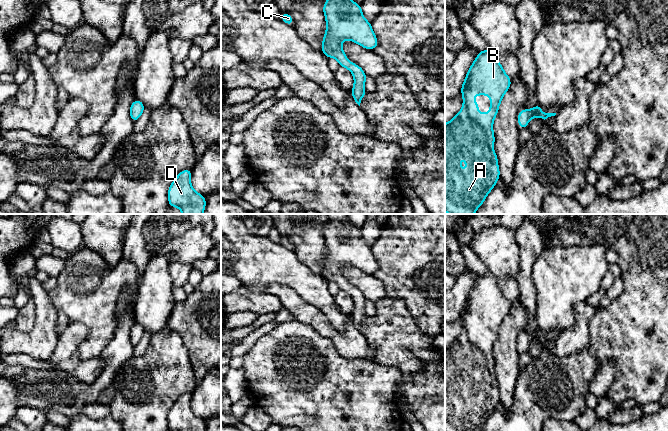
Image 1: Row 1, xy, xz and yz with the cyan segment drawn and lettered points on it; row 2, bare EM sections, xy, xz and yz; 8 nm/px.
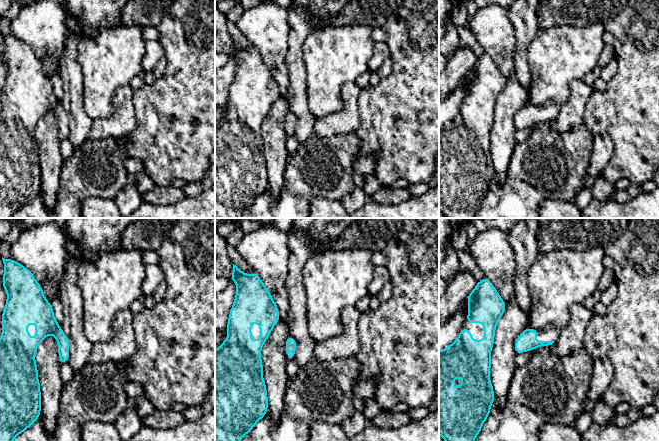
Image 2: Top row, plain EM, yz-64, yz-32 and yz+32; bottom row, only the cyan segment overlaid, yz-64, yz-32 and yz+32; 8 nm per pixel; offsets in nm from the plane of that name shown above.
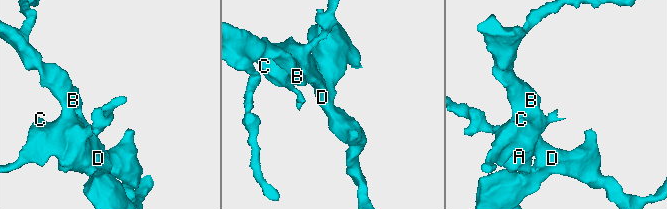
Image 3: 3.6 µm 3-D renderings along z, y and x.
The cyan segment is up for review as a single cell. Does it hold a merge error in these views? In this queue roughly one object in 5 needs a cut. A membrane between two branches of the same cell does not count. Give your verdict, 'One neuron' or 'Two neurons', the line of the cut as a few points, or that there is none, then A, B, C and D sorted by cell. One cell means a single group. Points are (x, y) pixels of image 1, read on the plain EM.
One neuron. No split. Groups: A B C D

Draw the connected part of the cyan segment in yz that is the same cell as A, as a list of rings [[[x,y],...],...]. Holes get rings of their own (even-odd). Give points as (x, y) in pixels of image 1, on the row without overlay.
[[[490,272],[485,275],[478,275],[478,279],[470,290],[461,311],[463,330],[459,337],[445,348],[445,431],[480,431],[490,415],[496,410],[500,401],[500,394],[498,382],[493,373],[495,367],[493,346],[498,338],[502,322],[510,310],[511,303],[505,297],[495,277]],[[475,319],[490,320],[490,335],[488,337],[478,336],[478,326],[473,324]],[[463,373],[470,374],[464,383],[464,386],[468,389],[468,392],[464,395],[459,391]]]

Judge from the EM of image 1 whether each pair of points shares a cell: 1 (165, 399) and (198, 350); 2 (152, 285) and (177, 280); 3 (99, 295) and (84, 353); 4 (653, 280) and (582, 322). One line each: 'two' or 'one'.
1: two
2: two
3: one
4: two

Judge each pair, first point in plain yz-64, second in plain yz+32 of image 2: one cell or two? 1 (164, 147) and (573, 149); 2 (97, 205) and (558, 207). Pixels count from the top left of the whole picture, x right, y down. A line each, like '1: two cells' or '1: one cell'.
1: two cells
2: one cell

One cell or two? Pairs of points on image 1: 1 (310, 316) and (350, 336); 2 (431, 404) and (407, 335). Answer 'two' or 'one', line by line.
1: one
2: one

